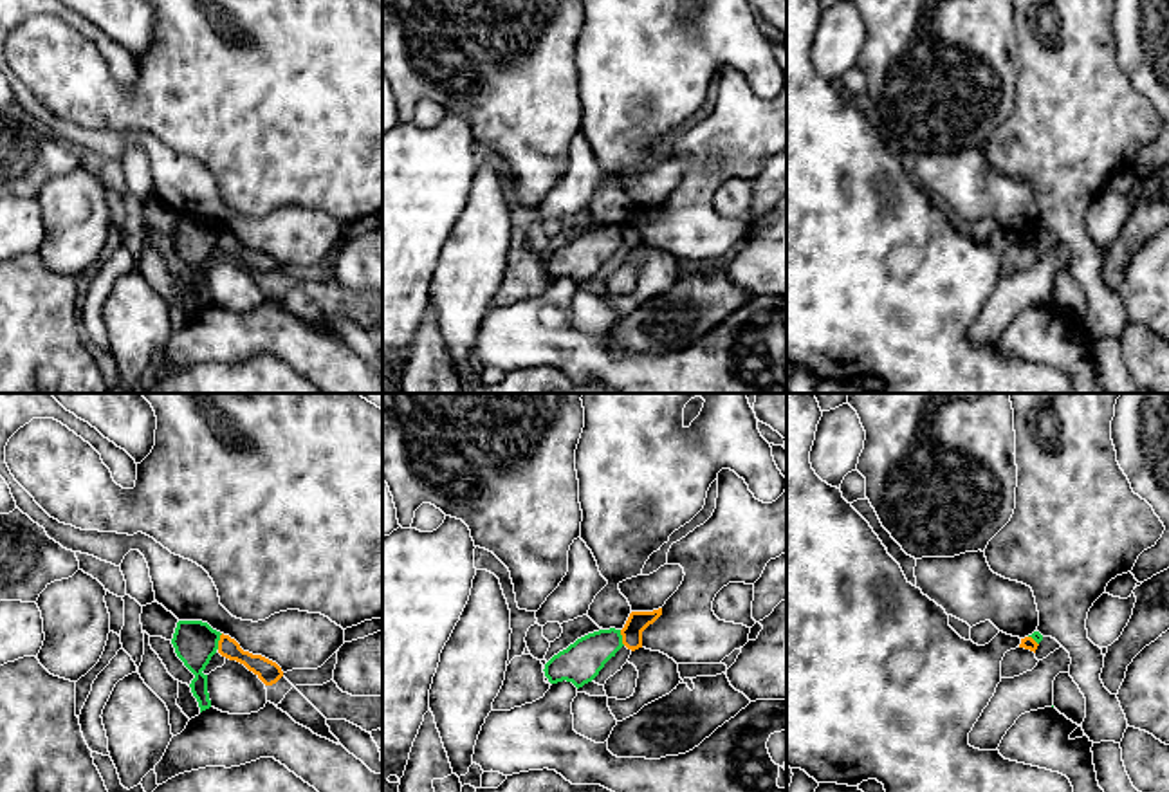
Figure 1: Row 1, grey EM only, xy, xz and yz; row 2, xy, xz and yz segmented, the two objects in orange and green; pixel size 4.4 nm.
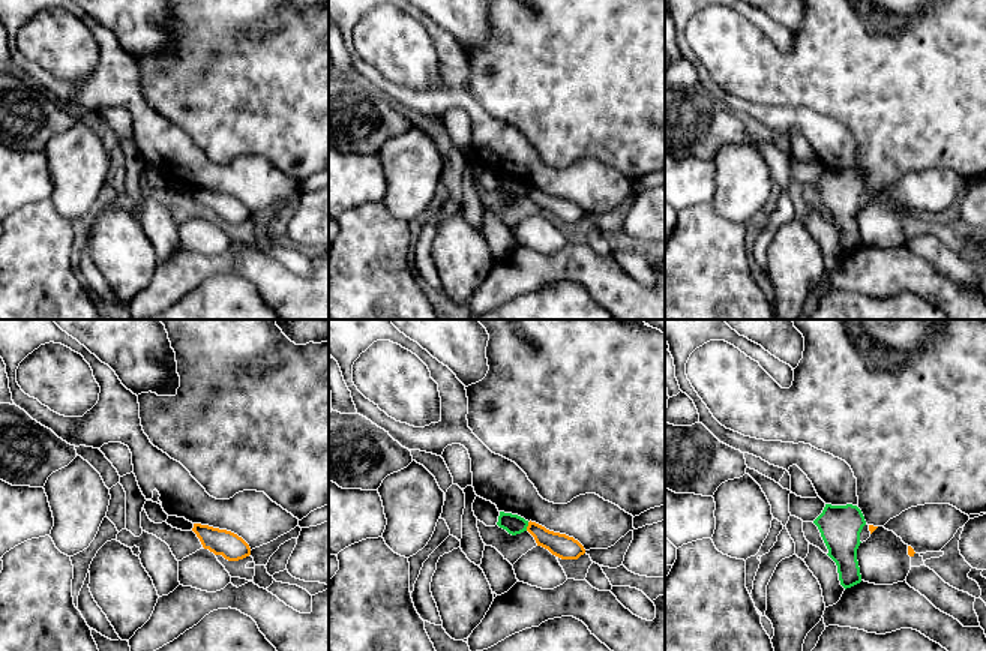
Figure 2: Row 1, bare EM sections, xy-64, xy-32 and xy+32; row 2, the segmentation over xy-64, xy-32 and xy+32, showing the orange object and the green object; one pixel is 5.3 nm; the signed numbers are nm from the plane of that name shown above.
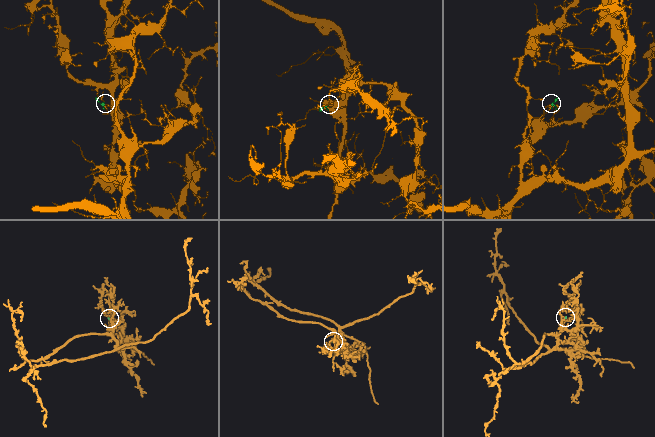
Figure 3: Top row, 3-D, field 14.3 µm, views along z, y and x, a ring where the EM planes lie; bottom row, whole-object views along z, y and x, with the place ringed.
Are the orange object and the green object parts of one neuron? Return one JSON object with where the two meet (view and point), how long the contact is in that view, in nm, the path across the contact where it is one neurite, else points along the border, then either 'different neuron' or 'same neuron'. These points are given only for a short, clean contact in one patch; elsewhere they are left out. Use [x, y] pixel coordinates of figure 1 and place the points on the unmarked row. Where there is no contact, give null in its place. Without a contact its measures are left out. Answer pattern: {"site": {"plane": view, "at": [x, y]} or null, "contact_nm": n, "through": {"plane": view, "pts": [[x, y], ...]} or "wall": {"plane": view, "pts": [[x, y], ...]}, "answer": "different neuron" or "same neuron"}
{"site": {"plane": "xy", "at": [219, 237]}, "contact_nm": 80, "wall": {"plane": "xy", "pts": [[222, 230], [217, 244]]}, "answer": "different neuron"}

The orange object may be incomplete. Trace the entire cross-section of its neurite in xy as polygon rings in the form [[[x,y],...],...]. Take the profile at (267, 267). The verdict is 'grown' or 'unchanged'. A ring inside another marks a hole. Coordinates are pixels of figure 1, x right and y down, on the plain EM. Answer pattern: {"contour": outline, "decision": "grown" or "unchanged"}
{"contour": [[[224,229],[220,231],[218,249],[229,256],[236,256],[236,258],[244,260],[265,281],[272,281],[283,272],[283,267],[276,258],[272,258],[262,251],[253,251],[249,247],[244,247],[240,244],[240,240],[235,235],[231,235],[229,231],[224,231]]], "decision": "unchanged"}

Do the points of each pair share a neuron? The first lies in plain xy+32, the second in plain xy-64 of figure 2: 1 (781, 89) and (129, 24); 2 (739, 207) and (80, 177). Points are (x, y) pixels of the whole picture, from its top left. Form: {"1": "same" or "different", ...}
{"1": "different", "2": "same"}

